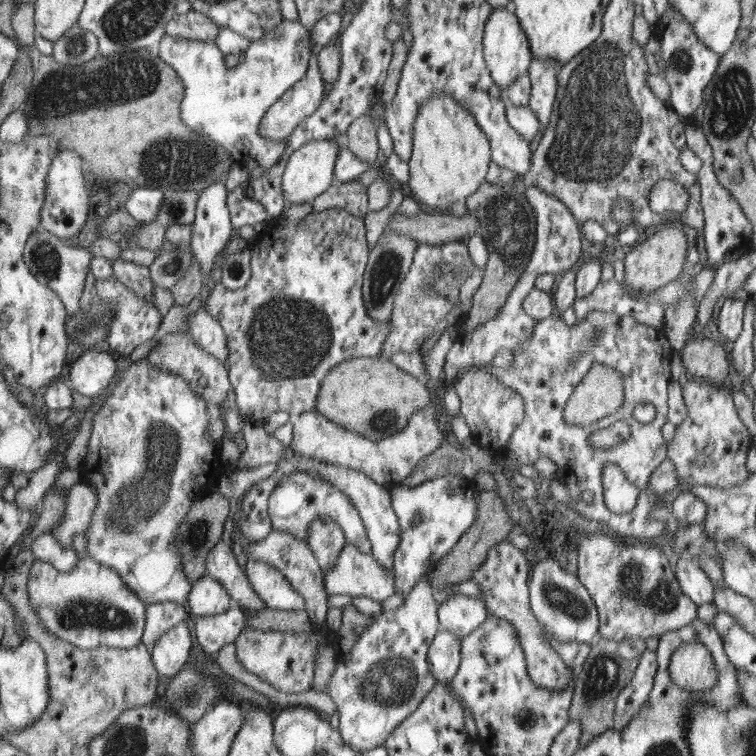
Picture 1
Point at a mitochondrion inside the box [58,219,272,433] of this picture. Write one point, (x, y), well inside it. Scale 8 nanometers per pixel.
(88, 326)

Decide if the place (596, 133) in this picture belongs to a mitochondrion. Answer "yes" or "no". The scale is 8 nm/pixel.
yes

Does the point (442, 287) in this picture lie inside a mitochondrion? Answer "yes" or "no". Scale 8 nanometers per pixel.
yes

